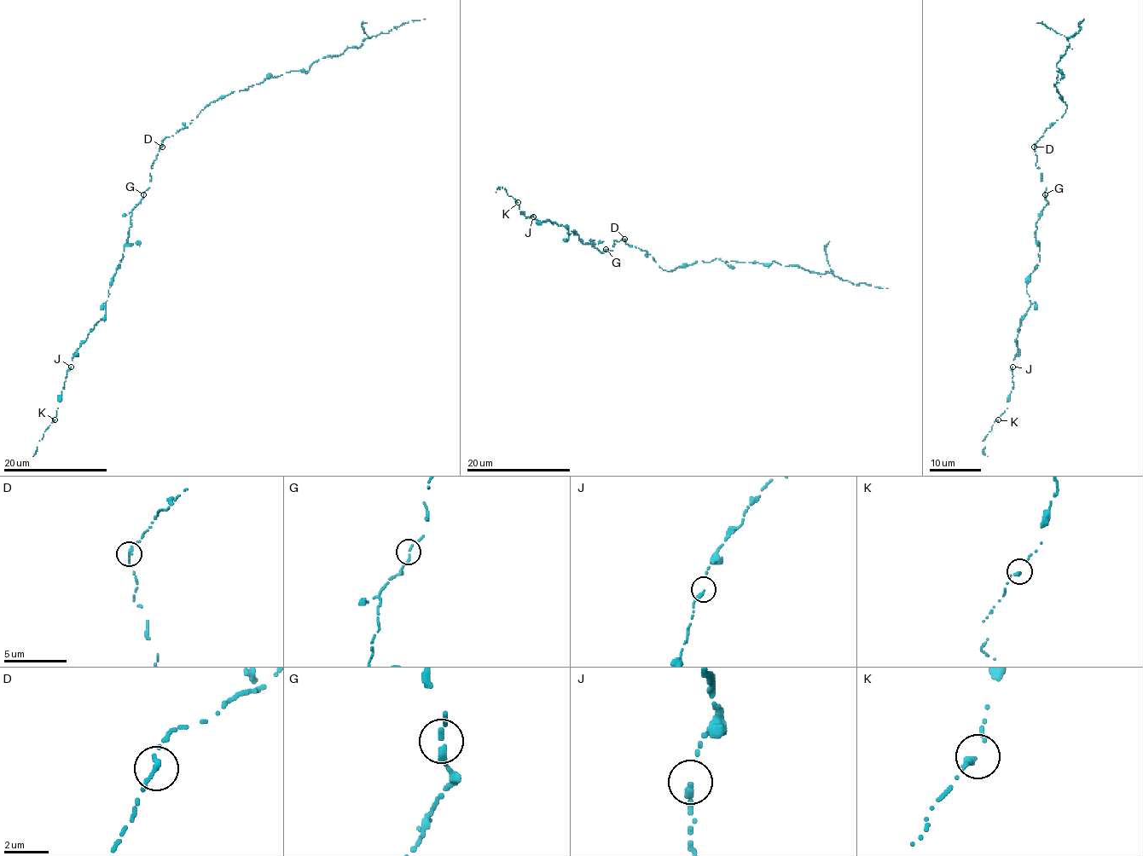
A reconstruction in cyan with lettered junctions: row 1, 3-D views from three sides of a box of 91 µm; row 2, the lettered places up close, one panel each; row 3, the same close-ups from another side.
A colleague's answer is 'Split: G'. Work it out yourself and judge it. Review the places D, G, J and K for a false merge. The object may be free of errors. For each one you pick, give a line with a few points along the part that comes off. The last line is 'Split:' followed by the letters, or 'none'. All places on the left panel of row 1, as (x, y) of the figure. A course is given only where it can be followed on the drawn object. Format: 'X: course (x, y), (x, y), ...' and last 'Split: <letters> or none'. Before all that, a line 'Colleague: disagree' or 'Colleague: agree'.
Colleague: disagree
Split: none

